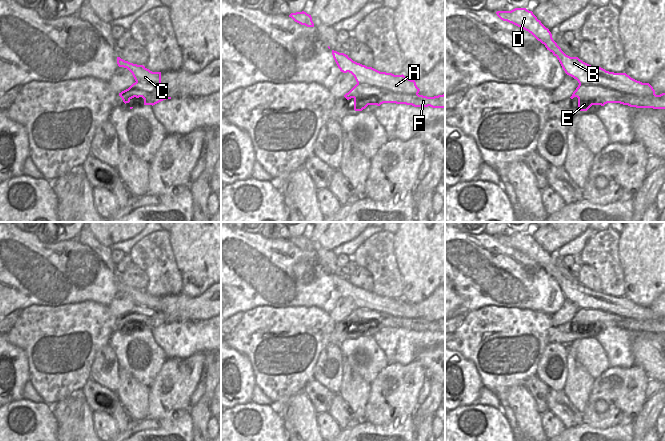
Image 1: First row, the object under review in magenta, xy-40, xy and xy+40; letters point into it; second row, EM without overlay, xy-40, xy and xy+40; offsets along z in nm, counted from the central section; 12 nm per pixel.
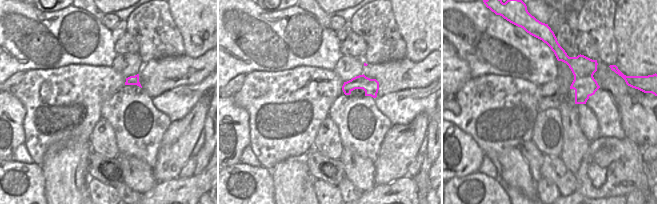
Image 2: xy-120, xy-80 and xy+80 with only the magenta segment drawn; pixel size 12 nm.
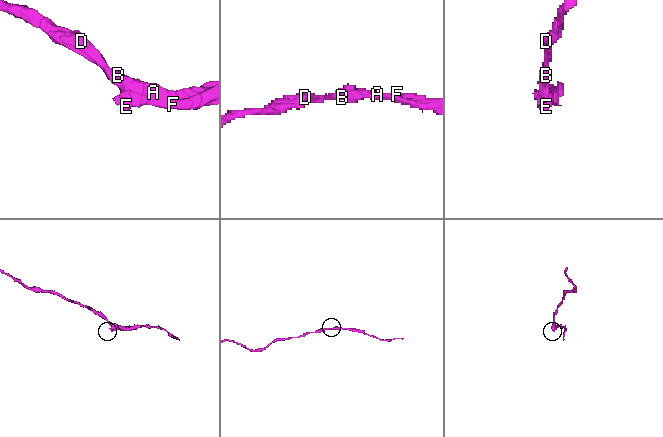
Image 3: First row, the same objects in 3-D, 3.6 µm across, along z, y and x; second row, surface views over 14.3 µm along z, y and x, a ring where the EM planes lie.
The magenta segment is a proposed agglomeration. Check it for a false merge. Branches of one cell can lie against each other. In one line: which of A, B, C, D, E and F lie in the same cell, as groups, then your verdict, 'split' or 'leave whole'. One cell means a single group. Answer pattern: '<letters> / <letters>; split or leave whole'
A B C D / E F; split

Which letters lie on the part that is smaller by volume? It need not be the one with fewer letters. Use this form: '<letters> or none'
E, F

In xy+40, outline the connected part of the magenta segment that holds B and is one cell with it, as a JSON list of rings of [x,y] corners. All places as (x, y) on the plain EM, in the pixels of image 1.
[[[515,232],[511,235],[497,235],[496,238],[501,244],[531,257],[557,281],[565,297],[576,303],[579,308],[600,309],[637,320],[657,320],[658,323],[653,325],[653,333],[665,333],[665,317],[656,319],[655,314],[649,307],[637,305],[626,297],[614,297],[601,291],[593,291],[578,281],[566,279],[553,264],[549,253],[537,243],[532,235],[526,232]]]

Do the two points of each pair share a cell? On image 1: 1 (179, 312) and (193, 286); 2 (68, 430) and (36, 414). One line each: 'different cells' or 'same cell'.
1: different cells
2: different cells

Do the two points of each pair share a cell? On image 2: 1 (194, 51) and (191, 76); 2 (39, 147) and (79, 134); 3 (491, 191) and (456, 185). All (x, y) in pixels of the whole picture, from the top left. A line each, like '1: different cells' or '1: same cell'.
1: different cells
2: different cells
3: same cell

